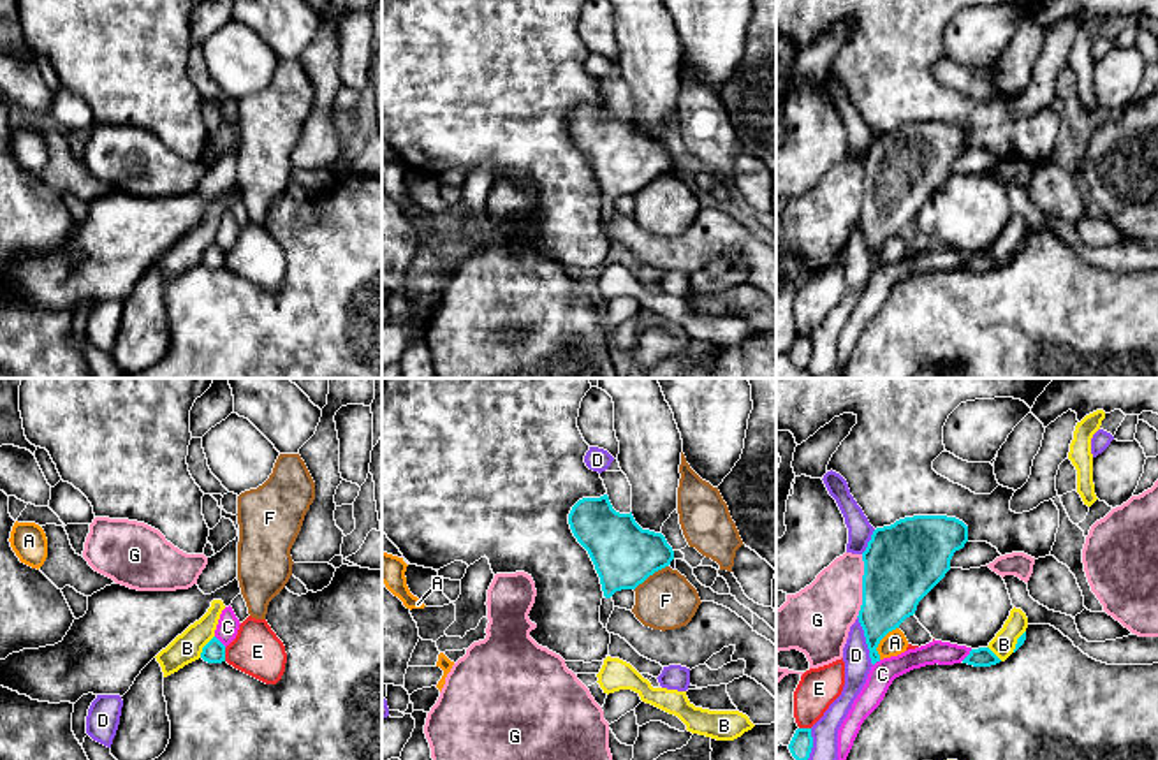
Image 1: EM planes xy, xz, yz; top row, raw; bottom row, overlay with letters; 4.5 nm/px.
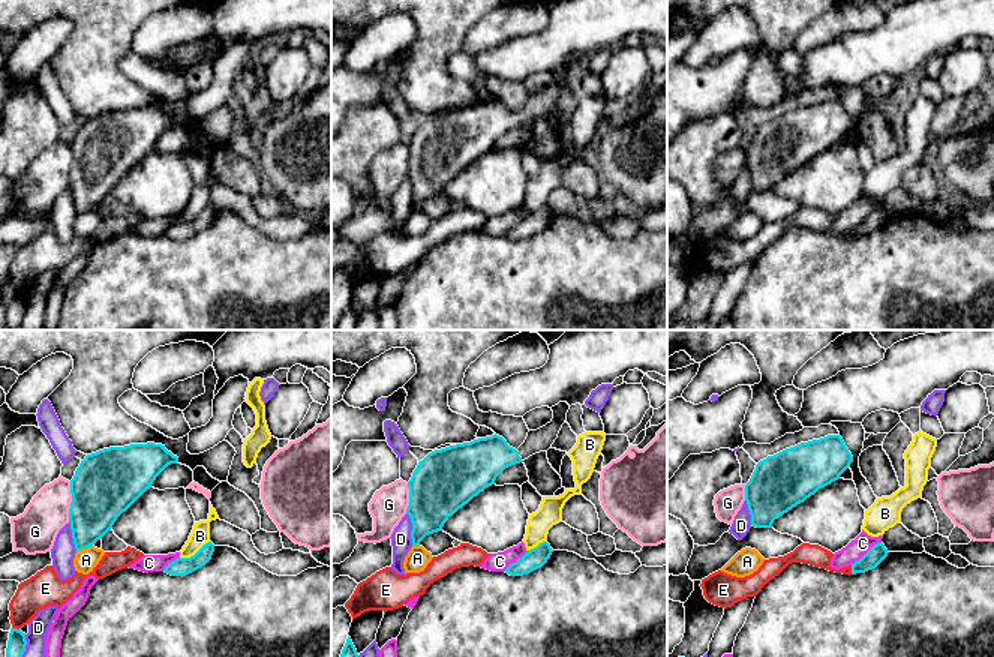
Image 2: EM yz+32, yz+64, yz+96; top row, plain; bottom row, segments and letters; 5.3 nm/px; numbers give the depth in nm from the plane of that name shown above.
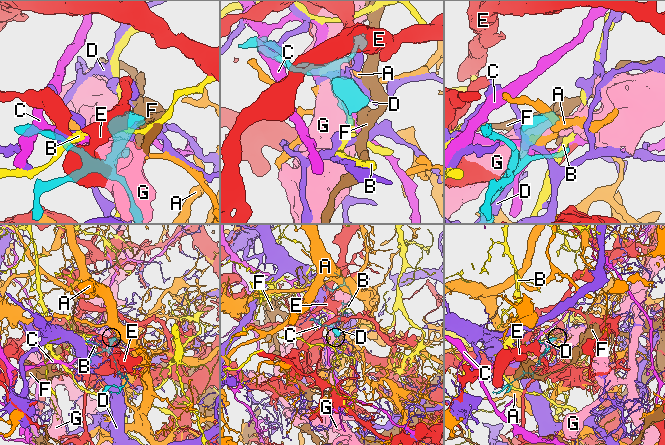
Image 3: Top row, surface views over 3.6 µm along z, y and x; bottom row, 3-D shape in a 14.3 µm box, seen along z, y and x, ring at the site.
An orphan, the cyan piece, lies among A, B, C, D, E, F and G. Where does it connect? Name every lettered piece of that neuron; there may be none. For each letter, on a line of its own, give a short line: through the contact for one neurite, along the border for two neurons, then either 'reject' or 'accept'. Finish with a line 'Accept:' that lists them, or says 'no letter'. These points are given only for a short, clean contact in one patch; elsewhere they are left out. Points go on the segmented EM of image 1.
A: yz (898, 627), (880, 641), (877, 648), (879, 658) | reject
B: xy (213, 635), (199, 657) | reject
C: reject
D: reject
E: reject
F: xz (667, 565), (650, 574), (634, 590) | reject
G: reject
Accept: no letter

